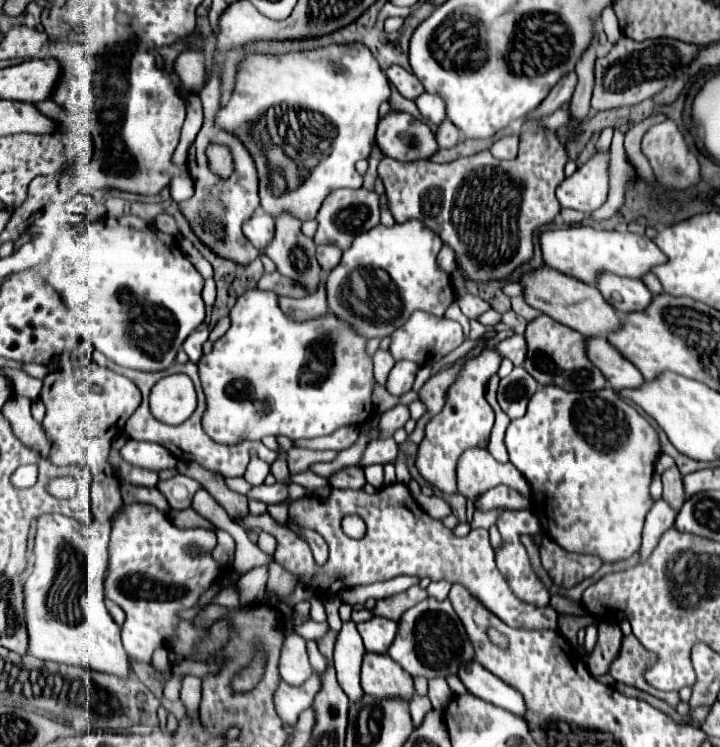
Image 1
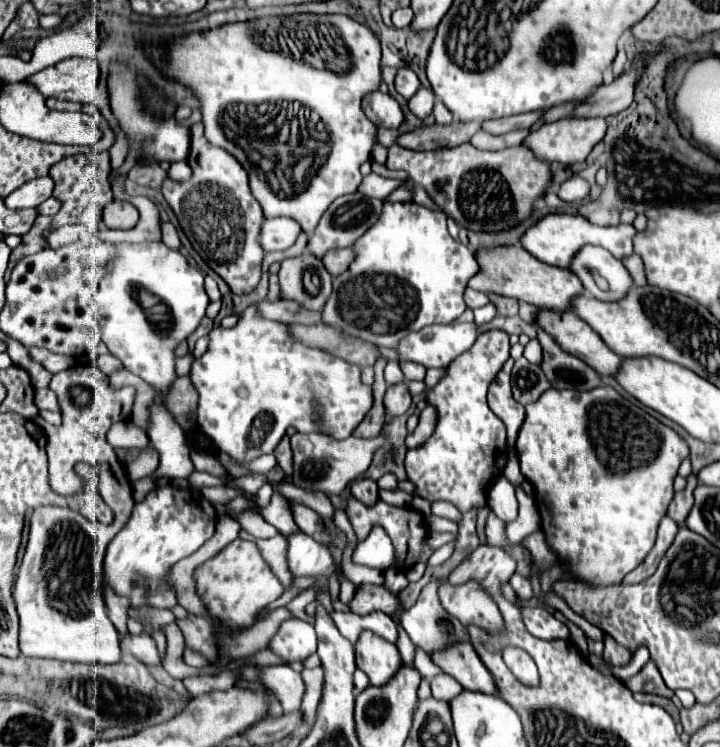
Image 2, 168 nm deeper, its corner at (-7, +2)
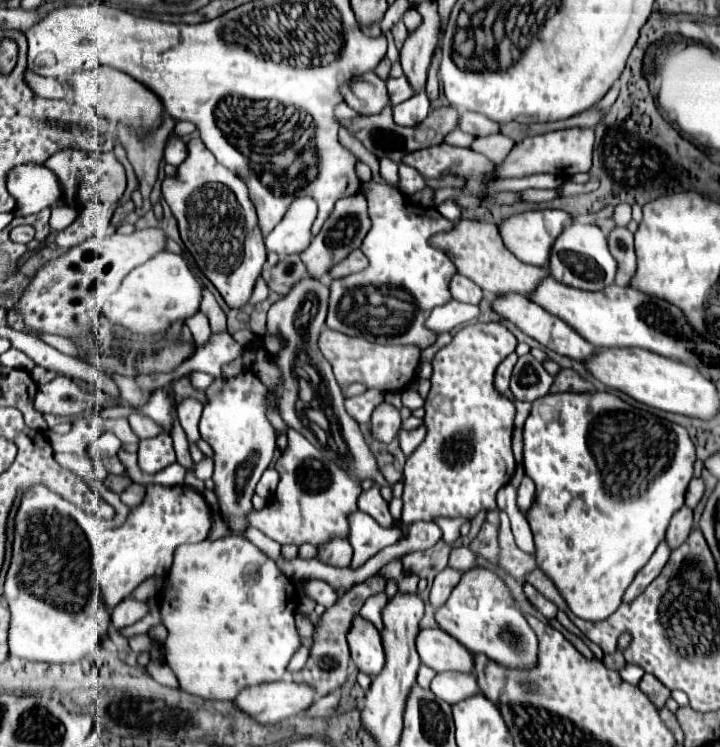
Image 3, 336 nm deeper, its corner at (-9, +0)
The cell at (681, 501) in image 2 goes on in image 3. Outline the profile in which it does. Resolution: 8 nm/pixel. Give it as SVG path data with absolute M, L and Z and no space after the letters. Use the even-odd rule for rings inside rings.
M686 505L672 515L672 521L666 531L666 541L670 543L672 549L676 549L678 545L682 545L682 541L686 541L692 529L692 523L694 523L694 515L692 515L692 509Z

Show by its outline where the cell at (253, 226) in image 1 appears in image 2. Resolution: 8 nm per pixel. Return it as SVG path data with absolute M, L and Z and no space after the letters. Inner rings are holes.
M276 217L262 223L262 231L258 239L264 251L284 251L294 245L300 233L302 229L294 219Z

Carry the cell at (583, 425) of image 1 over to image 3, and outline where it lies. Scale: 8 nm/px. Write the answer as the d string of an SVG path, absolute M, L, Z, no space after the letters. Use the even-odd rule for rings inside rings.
M596 391L596 393L548 393L546 397L540 397L538 401L532 403L532 411L526 419L524 425L524 469L526 475L536 483L536 501L528 509L530 517L530 529L534 533L534 543L536 543L536 561L538 567L562 589L562 597L566 599L568 607L572 609L574 615L588 619L588 621L602 621L602 617L608 617L612 609L616 609L622 603L622 595L634 575L648 563L652 553L656 551L658 543L664 539L670 517L674 511L678 511L684 505L684 493L686 485L692 479L692 465L694 465L694 443L690 441L686 429L682 429L676 423L662 421L660 417L638 409L628 403L624 403L618 395L606 393L606 391Z

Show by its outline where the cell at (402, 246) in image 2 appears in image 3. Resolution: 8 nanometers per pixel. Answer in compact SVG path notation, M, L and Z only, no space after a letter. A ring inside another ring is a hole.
M374 181L368 185L368 213L372 229L362 241L362 253L370 265L330 285L330 311L326 325L350 337L366 337L382 345L416 345L426 349L436 343L438 333L426 327L426 319L436 305L452 301L450 281L458 273L452 259L432 247L430 237L450 231L454 225L434 207L408 203L406 197L388 185Z

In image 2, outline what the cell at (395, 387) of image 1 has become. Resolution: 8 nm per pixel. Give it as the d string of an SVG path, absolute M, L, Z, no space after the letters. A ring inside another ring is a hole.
M404 383L392 385L392 387L386 389L384 407L386 407L386 415L388 417L392 417L392 419L394 417L400 417L402 413L408 411L410 403L412 403L412 397L410 397L410 393L408 393L408 389L406 389Z

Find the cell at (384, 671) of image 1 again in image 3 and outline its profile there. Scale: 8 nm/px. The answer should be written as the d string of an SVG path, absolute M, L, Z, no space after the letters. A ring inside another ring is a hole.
M356 617L348 631L348 645L352 645L352 659L362 673L376 677L384 669L386 653L378 629L366 625L366 621L358 621Z

